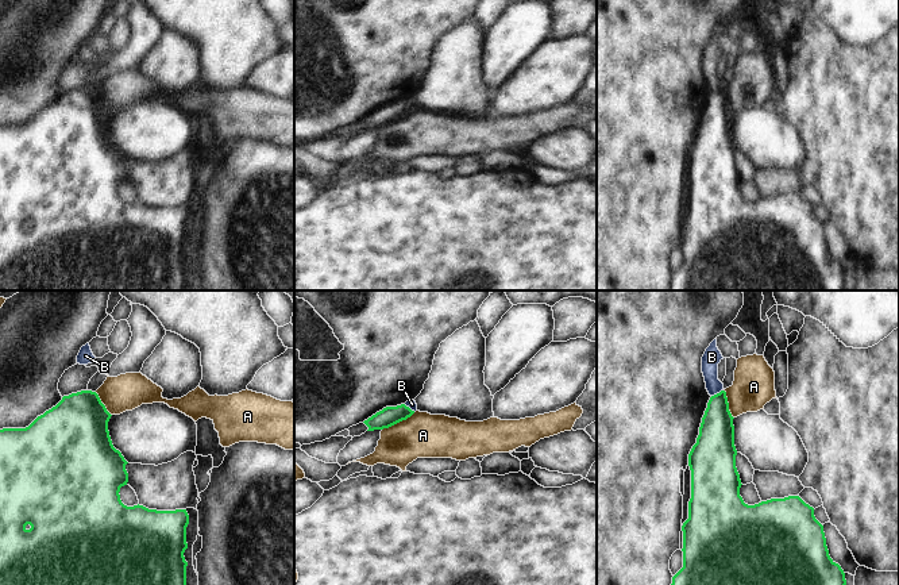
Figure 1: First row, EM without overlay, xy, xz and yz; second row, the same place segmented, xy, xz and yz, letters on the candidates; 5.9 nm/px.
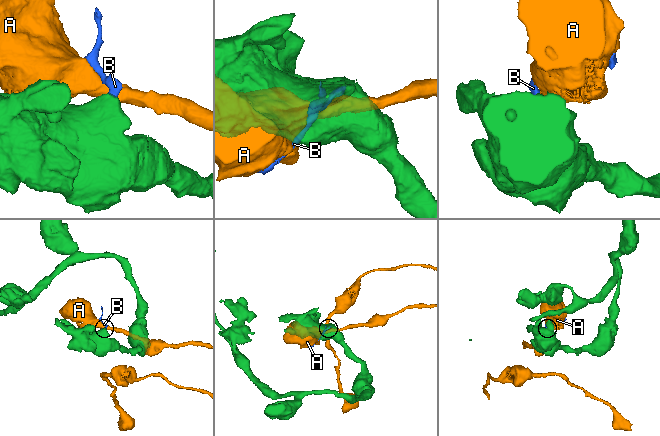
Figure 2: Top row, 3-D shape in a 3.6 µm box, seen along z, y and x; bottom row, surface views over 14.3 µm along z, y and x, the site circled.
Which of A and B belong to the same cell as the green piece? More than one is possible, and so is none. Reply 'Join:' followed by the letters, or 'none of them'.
Join: none of them

